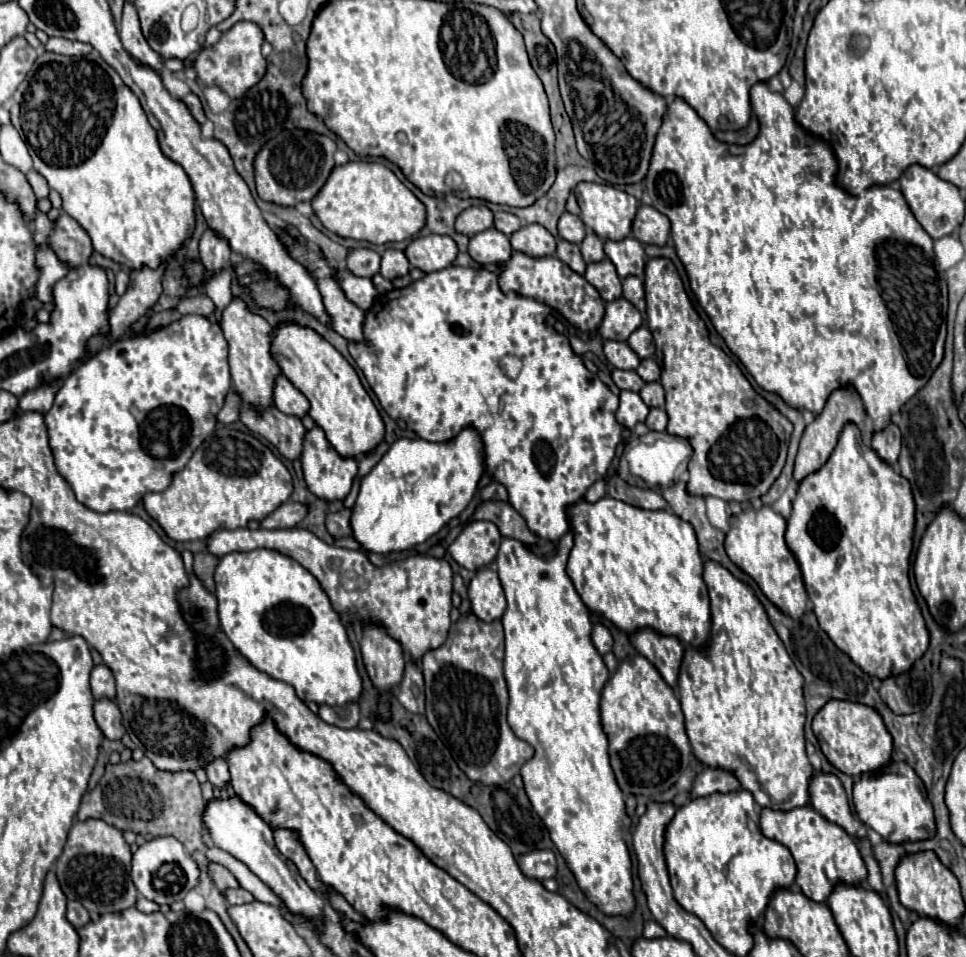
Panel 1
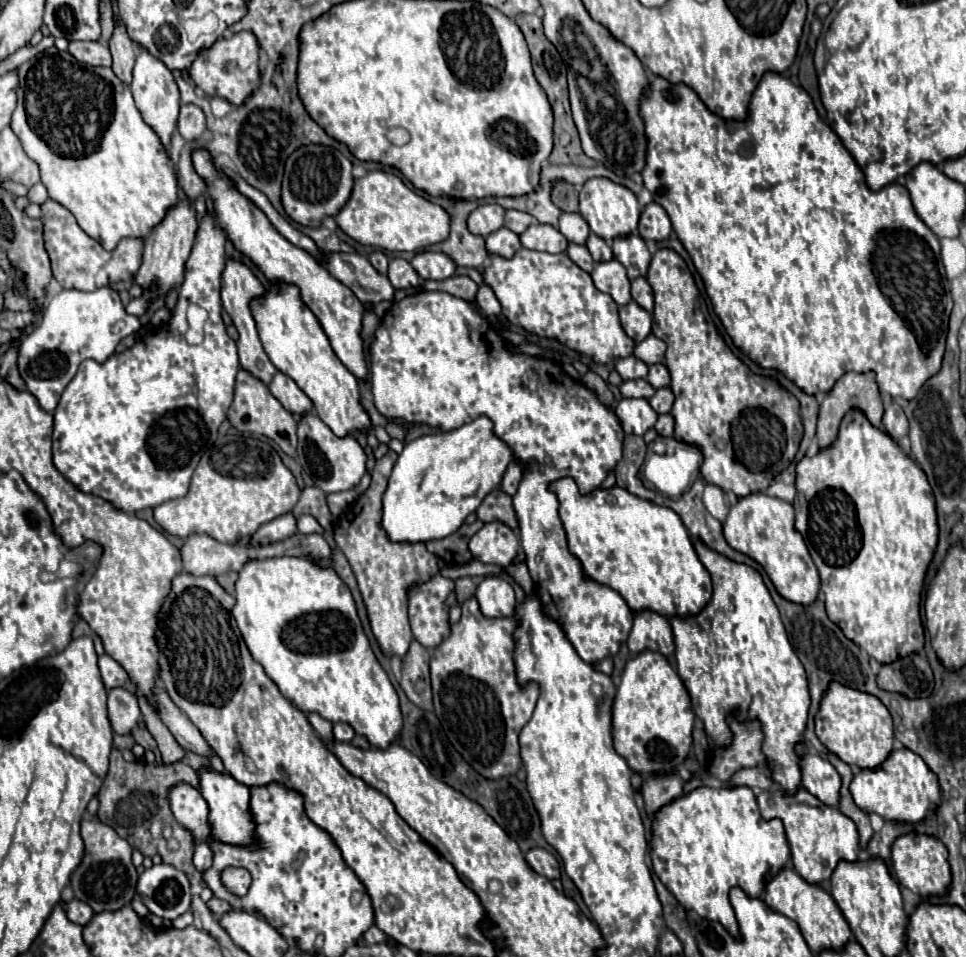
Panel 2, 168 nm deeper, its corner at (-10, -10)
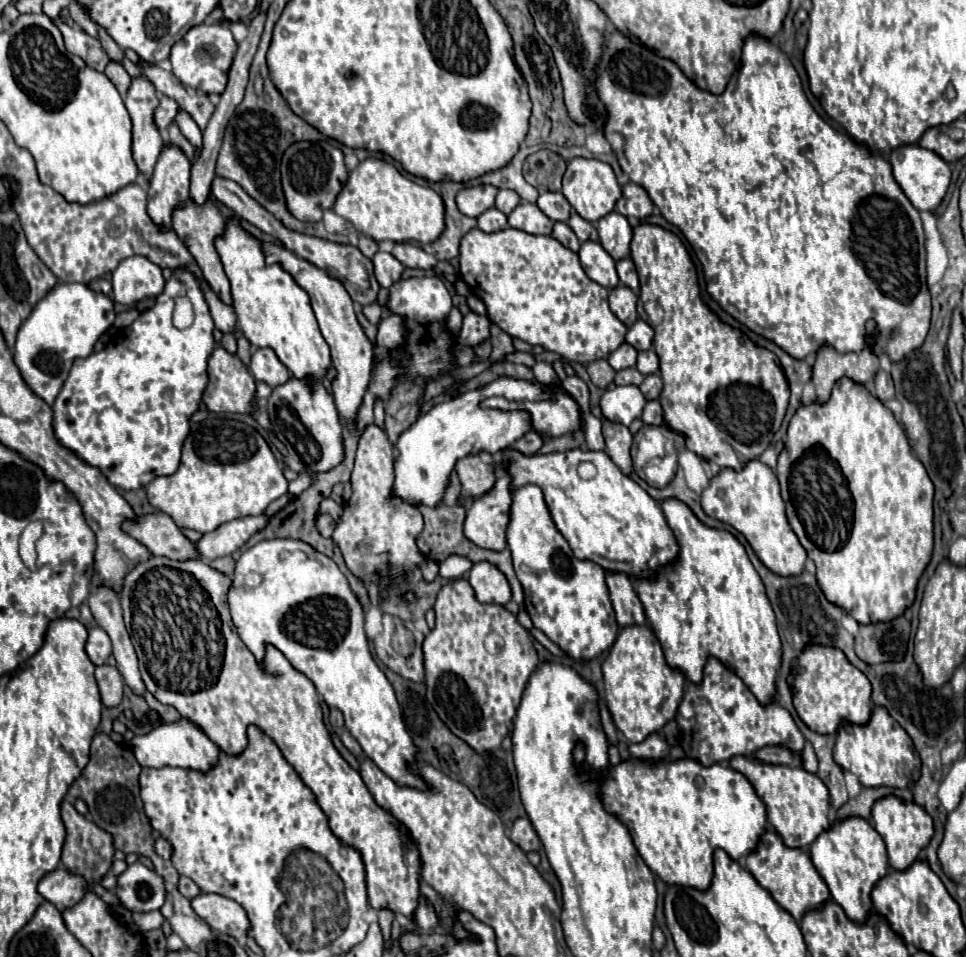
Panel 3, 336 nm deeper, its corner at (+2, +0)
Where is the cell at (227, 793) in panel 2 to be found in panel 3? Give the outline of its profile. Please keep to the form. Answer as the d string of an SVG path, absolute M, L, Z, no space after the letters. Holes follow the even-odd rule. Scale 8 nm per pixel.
M180 719L178 723L162 723L160 727L144 733L144 735L136 735L130 741L130 747L138 759L138 763L142 767L182 767L182 769L196 769L200 773L208 773L208 769L212 769L212 765L216 765L216 761L220 759L220 749L188 719Z

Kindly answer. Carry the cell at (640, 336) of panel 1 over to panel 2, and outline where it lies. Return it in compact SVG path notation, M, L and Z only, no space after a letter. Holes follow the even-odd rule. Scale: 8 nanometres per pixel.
M648 335L634 349L634 357L642 359L646 365L662 363L664 361L664 353L666 353L666 343L662 339L658 339L656 335Z

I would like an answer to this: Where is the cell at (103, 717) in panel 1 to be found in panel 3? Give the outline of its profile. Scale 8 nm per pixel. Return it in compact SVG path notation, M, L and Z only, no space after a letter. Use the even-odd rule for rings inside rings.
M112 665L96 667L96 681L100 687L104 707L118 707L122 701L122 691L124 691L124 679L118 673L118 669Z

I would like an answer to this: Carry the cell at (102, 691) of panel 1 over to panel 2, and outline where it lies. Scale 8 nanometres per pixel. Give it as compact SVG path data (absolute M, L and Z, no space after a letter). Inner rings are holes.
M102 655L98 657L98 667L100 667L100 673L102 673L102 681L106 685L106 689L112 689L112 687L124 687L126 679L128 679L128 673L126 669L114 661L110 655Z

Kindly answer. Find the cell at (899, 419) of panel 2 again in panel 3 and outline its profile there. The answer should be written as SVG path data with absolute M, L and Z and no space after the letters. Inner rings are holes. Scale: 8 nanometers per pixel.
M878 371L876 379L874 379L874 397L880 399L882 403L894 399L894 385L892 385L892 377L884 371Z

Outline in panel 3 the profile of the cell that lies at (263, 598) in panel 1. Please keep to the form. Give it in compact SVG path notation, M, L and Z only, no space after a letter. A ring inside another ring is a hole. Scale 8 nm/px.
M262 541L246 549L236 561L232 585L228 591L228 605L238 637L252 651L258 663L264 659L266 647L274 645L296 671L300 671L314 683L318 695L326 701L328 707L342 711L346 729L360 743L366 757L370 757L396 783L412 785L418 789L426 787L422 779L418 779L414 773L406 769L406 763L414 759L416 747L412 745L412 739L404 727L394 689L386 675L378 669L374 657L370 655L368 639L364 633L362 607L352 589L348 587L346 577L330 557L314 551L304 541Z

